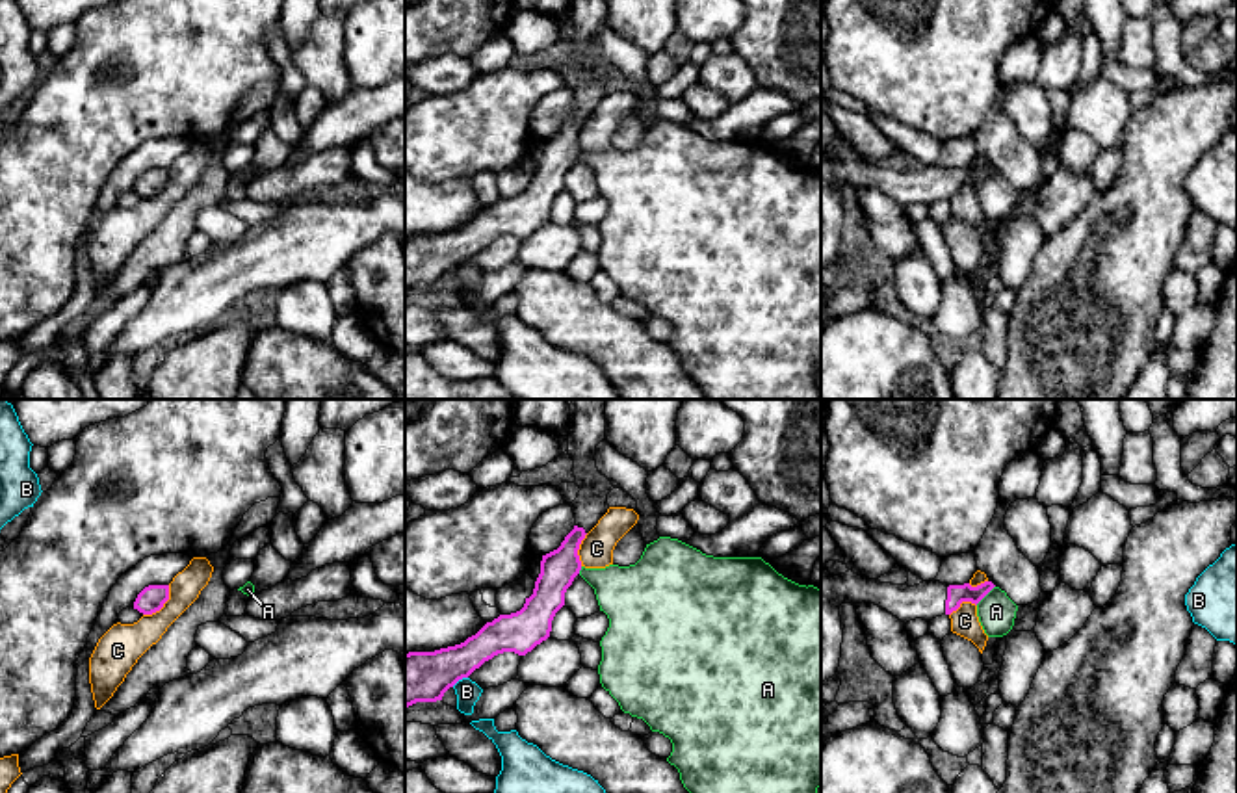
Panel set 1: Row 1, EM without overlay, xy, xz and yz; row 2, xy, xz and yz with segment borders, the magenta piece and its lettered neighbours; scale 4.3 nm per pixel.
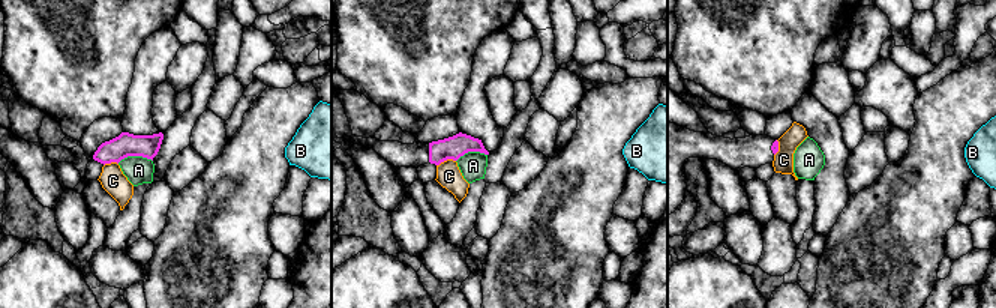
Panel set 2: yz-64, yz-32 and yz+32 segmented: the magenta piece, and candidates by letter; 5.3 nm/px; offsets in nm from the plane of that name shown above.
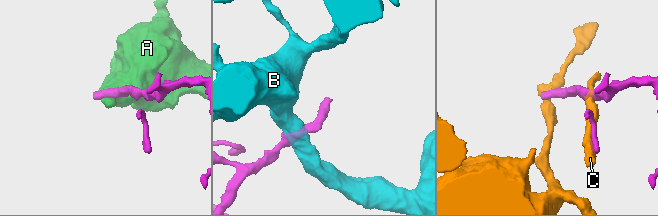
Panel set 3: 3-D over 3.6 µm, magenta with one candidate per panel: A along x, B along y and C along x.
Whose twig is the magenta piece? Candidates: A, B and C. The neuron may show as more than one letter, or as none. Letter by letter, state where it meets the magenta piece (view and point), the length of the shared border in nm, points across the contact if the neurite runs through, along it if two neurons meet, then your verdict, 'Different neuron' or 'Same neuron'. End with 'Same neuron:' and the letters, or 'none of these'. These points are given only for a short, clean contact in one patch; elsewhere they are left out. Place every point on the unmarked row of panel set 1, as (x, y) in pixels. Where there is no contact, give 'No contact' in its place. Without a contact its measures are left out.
A: Touches magenta at yz (985, 179). Shared border 120 nm. Boundary: yz (994, 169), (976, 188). Different neuron
B: Touches magenta at xz (459, 262). Shared border 80 nm. Boundary: xz (467, 260), (452, 270). Different neuron
C: Touches magenta at xy (162, 190). Shared border 180 nm. Different neuron
Same neuron: none of these

